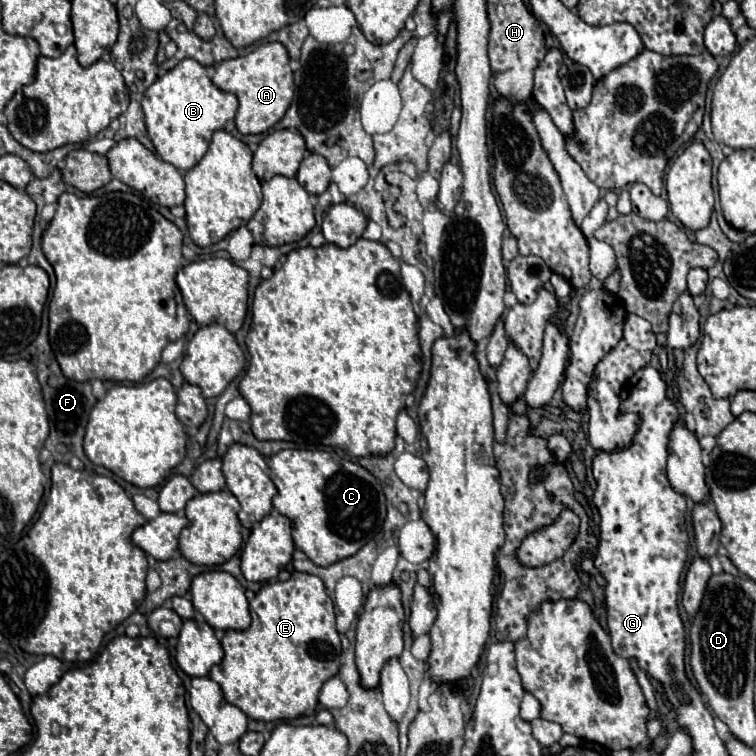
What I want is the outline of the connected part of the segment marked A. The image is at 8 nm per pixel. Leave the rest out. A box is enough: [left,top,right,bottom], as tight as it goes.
[213,42,295,134]

